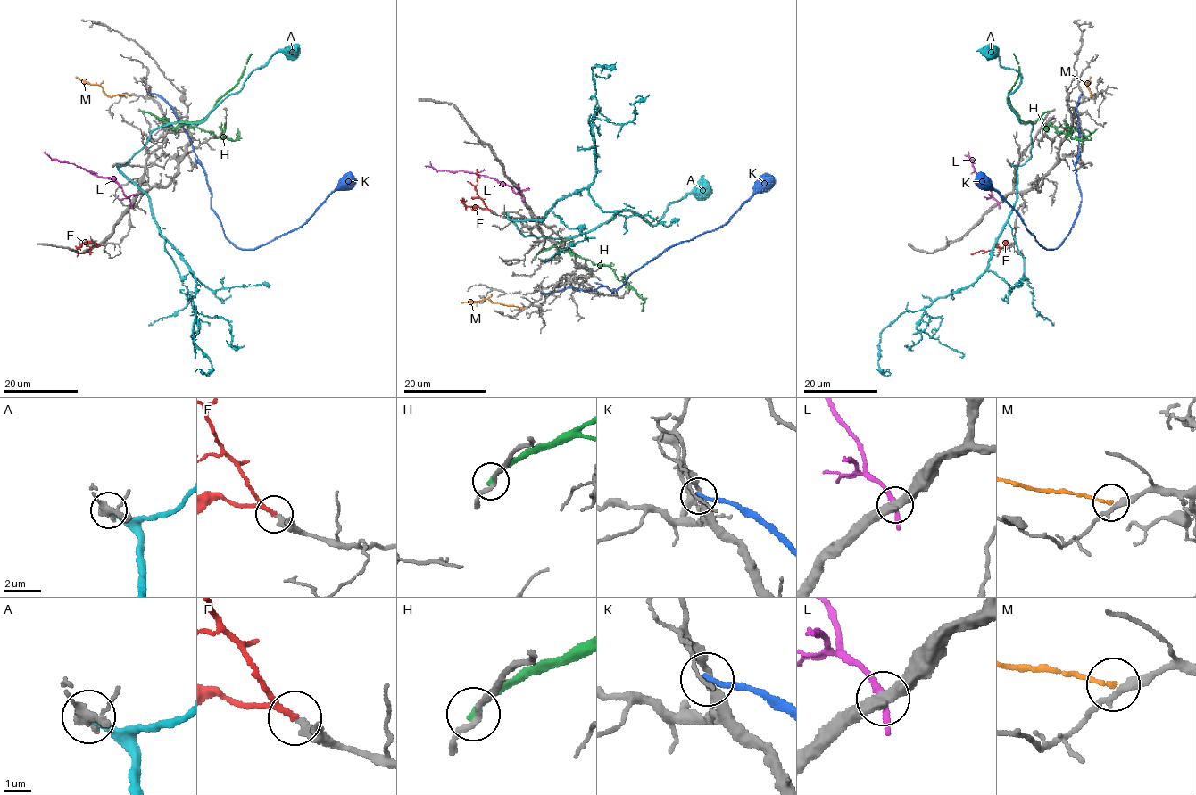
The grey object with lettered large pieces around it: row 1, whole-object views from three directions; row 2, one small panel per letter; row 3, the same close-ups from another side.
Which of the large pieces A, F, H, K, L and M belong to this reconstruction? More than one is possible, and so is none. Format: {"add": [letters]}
{"add": ["F"]}

